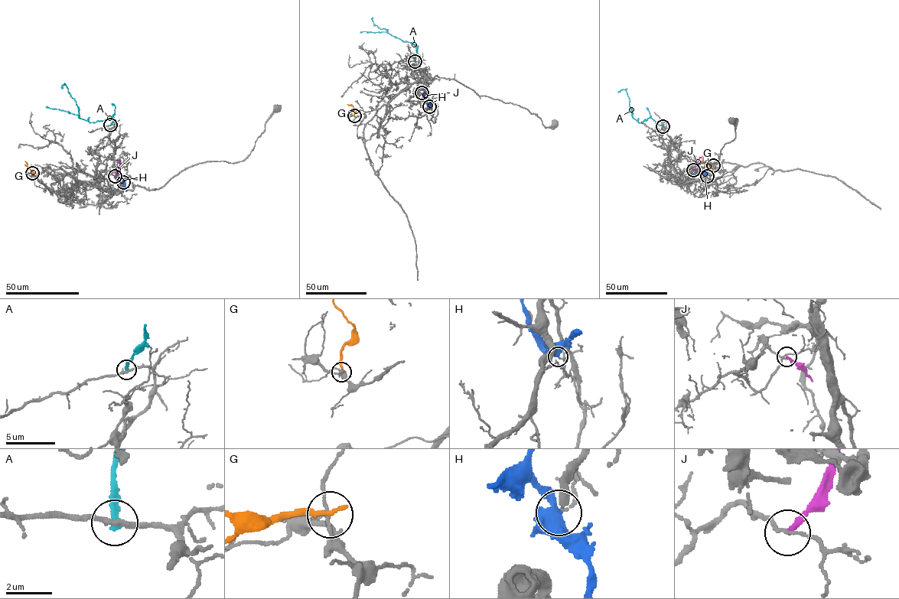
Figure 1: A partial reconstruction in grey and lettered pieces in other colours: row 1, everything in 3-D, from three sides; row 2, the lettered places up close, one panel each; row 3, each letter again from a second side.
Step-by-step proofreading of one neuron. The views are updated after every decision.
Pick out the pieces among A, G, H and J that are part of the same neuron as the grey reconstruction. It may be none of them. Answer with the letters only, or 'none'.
none

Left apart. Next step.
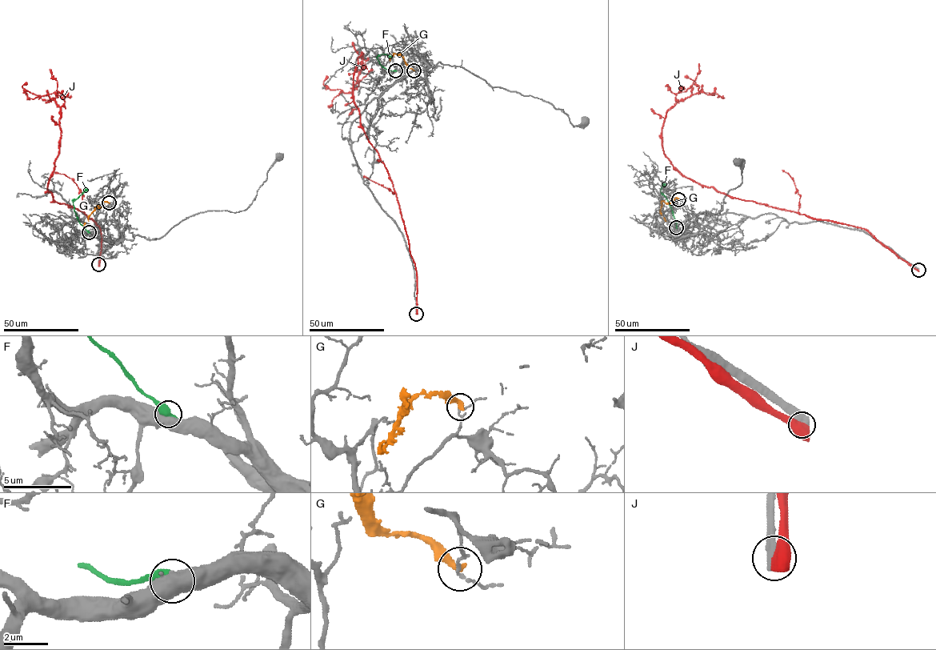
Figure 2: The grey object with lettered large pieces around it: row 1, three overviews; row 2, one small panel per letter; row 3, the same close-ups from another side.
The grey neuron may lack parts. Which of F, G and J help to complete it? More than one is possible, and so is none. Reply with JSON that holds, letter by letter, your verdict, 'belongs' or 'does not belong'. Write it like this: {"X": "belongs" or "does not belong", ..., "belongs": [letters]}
{"F": "does not belong", "G": "does not belong", "J": "does not belong", "belongs": []}

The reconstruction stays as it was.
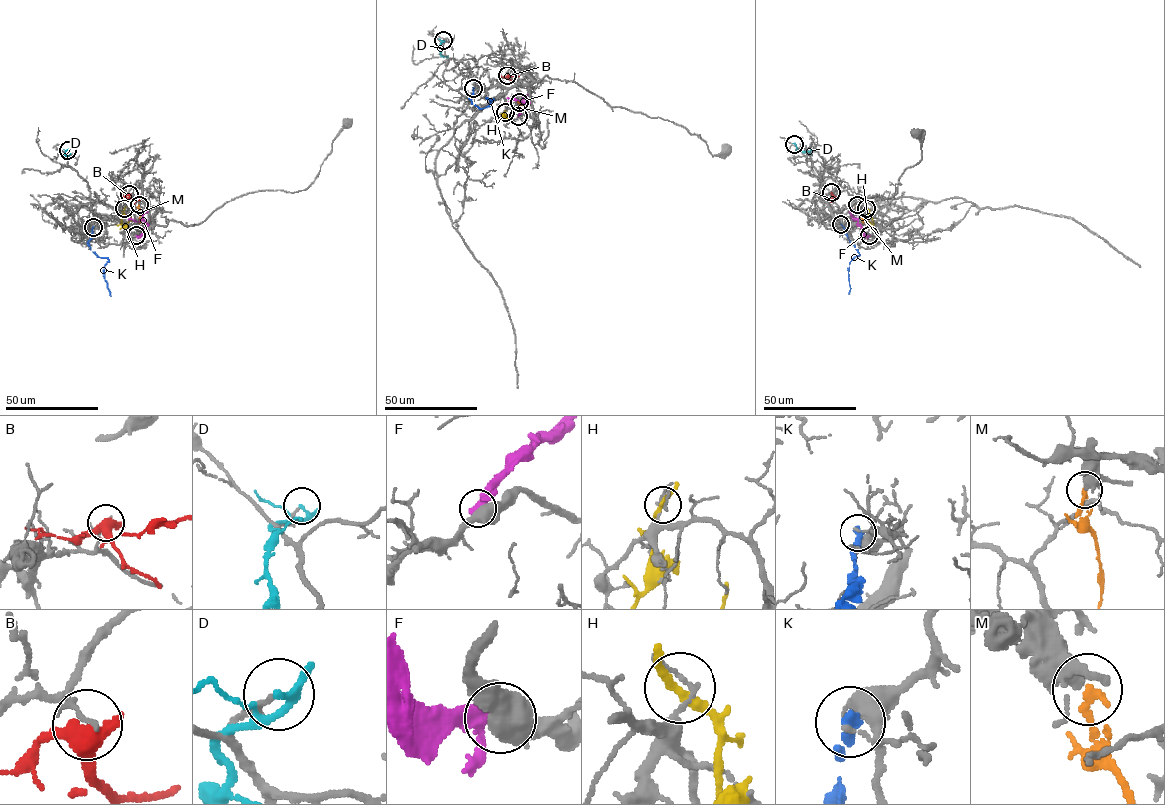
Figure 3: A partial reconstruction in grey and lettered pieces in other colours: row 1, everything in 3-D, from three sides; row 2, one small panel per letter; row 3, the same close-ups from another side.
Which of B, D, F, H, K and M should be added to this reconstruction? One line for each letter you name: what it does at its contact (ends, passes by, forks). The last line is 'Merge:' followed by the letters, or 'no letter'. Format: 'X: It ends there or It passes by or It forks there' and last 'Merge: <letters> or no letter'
M: It ends there
Merge: M

